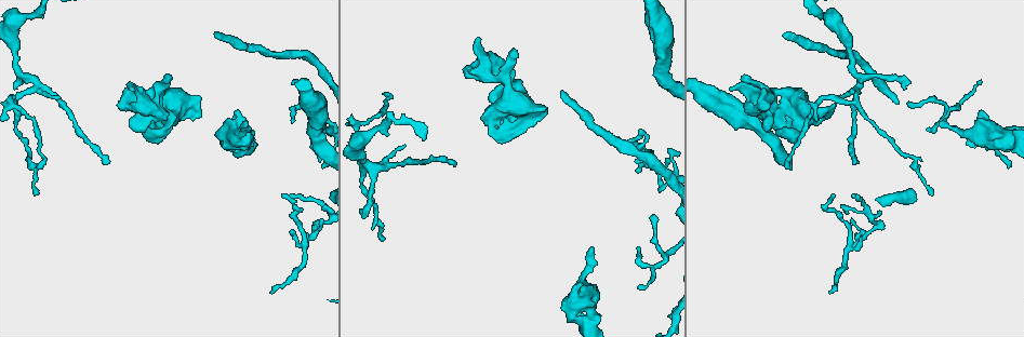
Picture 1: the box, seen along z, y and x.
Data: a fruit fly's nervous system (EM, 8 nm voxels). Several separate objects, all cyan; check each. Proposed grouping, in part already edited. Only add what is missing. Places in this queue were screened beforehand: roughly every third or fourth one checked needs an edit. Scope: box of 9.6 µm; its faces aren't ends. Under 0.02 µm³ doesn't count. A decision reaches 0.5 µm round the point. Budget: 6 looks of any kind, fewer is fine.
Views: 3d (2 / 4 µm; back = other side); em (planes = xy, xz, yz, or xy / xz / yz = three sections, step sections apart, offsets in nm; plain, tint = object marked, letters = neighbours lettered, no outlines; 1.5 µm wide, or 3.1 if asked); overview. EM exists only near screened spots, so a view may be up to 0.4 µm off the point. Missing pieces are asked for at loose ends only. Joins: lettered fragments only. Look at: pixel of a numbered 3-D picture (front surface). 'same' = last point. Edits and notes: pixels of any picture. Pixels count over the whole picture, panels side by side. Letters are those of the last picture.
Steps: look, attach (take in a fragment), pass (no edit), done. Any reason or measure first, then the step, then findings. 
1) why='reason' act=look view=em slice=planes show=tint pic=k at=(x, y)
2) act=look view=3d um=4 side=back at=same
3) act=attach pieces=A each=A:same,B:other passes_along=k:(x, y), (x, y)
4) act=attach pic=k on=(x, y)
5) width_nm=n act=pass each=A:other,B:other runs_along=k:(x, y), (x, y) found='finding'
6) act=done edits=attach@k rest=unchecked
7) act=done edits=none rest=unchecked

act=look view=3d um=2 pic=1 at=(404, 145)

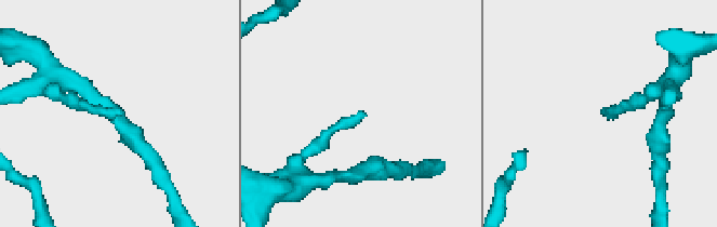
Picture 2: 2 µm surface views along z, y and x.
why='shape alone is not enough' act=look view=em slice=planes show=plain pic=2 at=(602, 113)

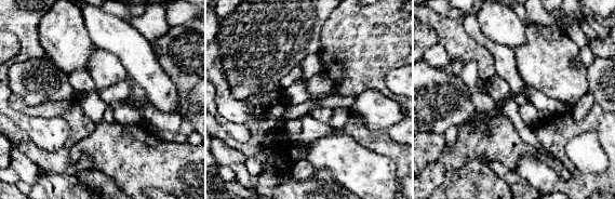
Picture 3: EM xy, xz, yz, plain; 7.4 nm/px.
act=look view=em slice=planes show=letters at=same

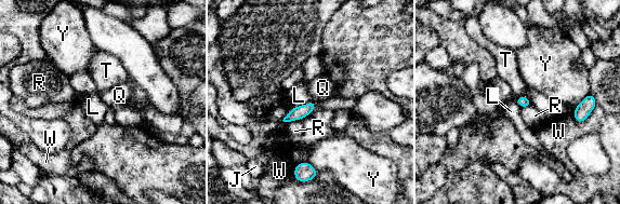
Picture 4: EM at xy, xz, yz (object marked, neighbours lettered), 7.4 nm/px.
act=pass each=J:other,L:other,Q:other,R:other,T:other,W:other,Y:other found='no lettered fragment goes on from it'

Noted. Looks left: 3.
why='long arm stops here' act=look view=em slice=yz step=4 show=letters pic=1 at=(857, 161)

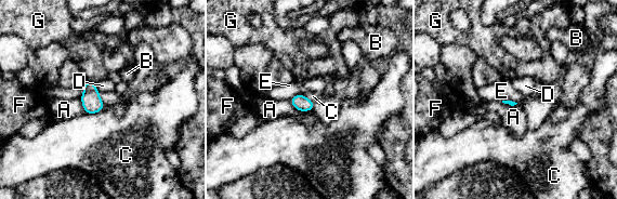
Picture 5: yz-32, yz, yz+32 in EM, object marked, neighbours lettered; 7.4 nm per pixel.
longest_contact=C:190nm act=pass each=A:other,B:other,C:other,D:other,E:other,F:other,G:other border=5:(100, 93), (104, 106), (86, 114) found='none of them fits'

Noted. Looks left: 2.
why='free end' act=look view=em slice=planes show=letters pic=1 at=(765, 95)

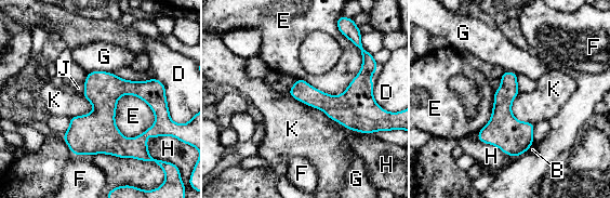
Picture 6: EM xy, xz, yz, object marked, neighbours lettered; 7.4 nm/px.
width_nm=150 longest_contact=H:420nm act=pass each=B:other,D:other,E:other,F:other,G:other,H:other,J:other,K:other found='none of them fits'

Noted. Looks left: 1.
act=done edits=none rest=unchecked

